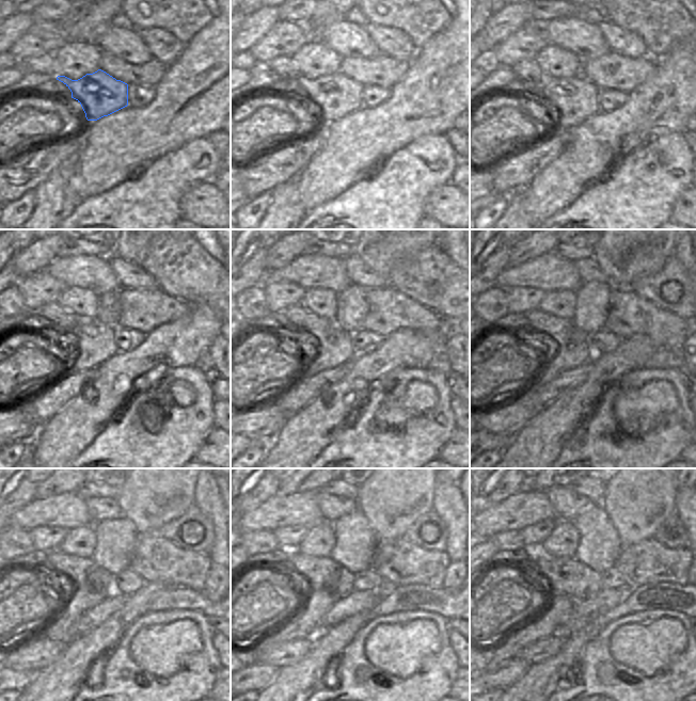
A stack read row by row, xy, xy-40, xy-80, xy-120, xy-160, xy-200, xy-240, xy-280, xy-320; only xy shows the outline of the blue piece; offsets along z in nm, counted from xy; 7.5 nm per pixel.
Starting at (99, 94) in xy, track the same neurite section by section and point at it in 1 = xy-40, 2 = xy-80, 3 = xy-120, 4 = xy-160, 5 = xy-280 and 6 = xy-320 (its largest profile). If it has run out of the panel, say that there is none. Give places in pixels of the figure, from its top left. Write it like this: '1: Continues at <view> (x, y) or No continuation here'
1: Continues at xy-40 (335, 96)
2: Continues at xy-80 (574, 99)
3: Continues at xy-120 (94, 341)
4: Continues at xy-160 (336, 349)
5: Continues at xy-280 (306, 622)
6: Continues at xy-320 (546, 622)

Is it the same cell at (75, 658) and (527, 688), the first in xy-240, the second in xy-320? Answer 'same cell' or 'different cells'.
same cell

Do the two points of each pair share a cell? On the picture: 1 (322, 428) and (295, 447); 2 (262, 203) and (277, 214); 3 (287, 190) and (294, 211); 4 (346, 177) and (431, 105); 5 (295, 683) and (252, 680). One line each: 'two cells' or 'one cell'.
1: one cell
2: two cells
3: one cell
4: one cell
5: two cells

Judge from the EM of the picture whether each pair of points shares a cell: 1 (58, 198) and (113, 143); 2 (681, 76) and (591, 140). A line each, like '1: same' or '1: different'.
1: different
2: same

